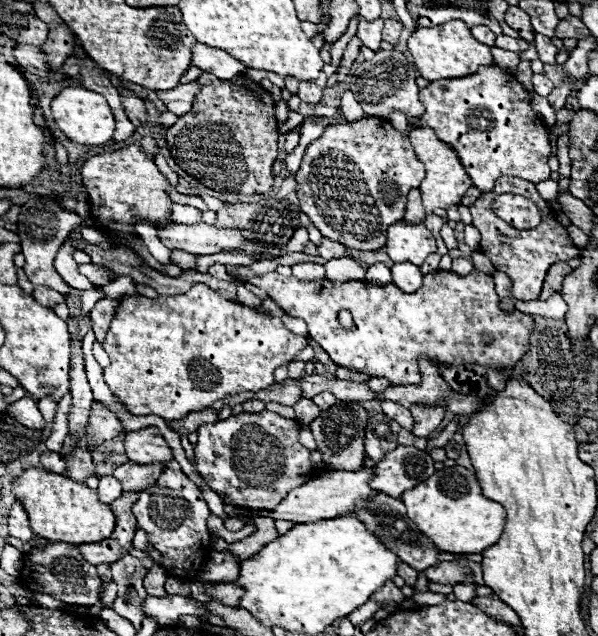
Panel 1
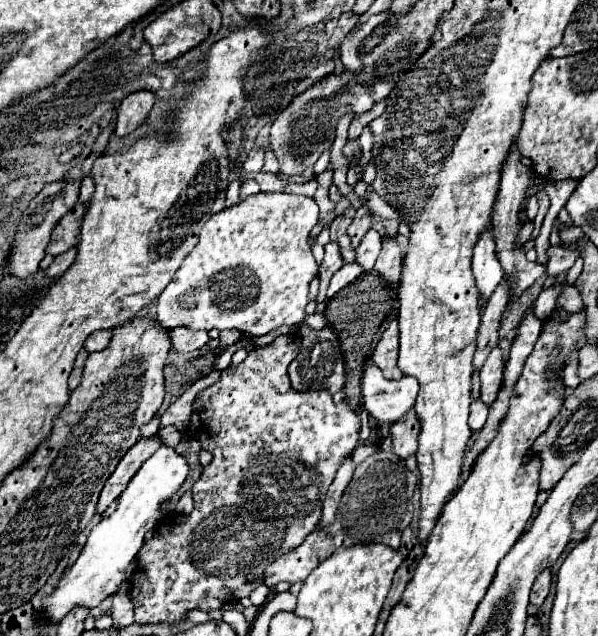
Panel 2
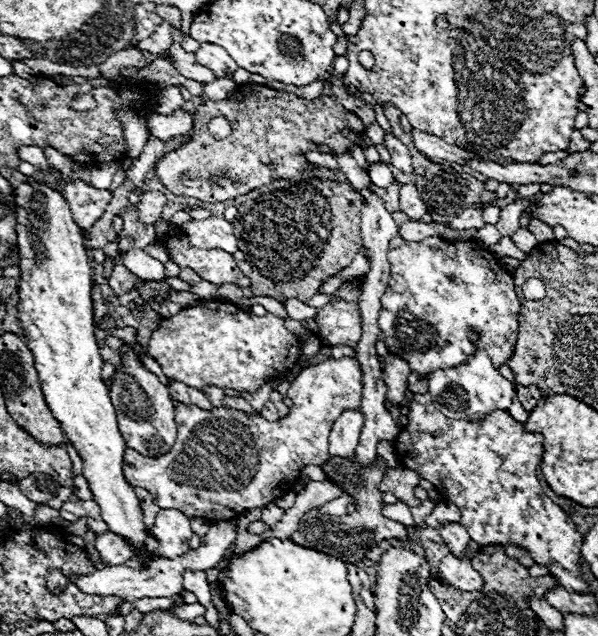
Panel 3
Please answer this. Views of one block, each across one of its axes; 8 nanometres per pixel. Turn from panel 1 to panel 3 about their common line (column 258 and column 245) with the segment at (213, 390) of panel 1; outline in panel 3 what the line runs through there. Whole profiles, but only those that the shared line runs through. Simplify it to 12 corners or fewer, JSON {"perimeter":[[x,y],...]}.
{"perimeter":[[202,300],[154,330],[168,378],[254,392],[300,342],[274,314]]}

